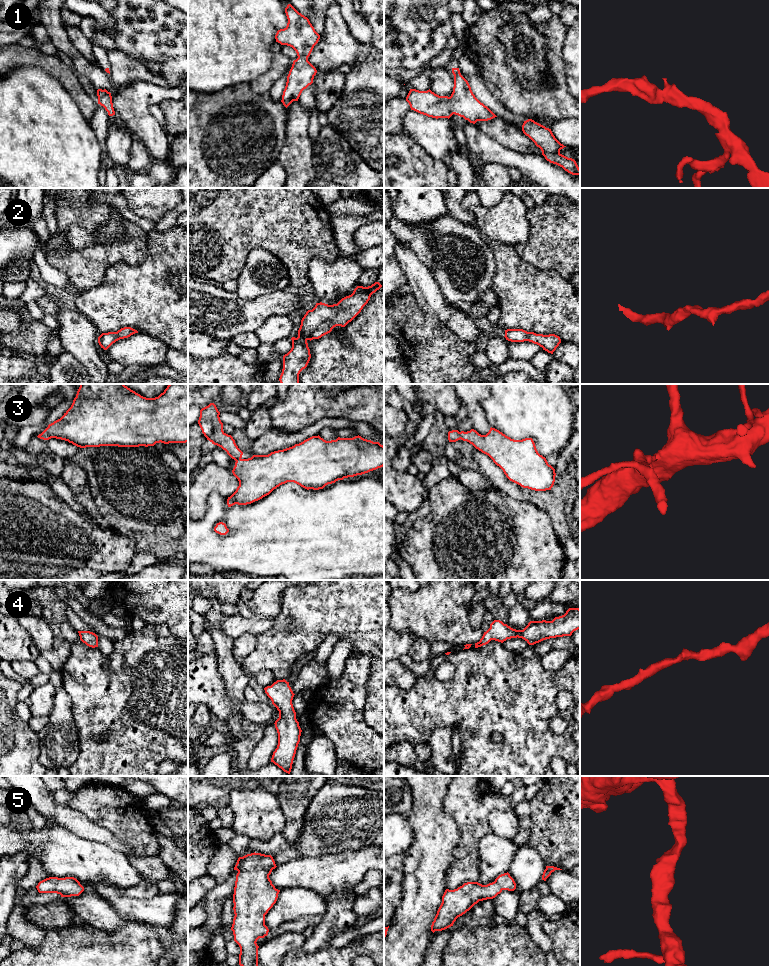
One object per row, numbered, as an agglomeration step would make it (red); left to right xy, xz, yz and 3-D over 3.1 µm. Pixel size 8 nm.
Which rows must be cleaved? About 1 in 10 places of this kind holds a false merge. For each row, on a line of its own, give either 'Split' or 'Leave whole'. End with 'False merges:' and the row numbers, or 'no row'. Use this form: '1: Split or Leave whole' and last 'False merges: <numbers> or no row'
1: Leave whole
2: Leave whole
3: Leave whole
4: Leave whole
5: Leave whole
False merges: no row

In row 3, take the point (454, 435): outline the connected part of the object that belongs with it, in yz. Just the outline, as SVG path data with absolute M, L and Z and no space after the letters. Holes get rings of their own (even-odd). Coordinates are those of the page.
M492 427L486 435L474 429L448 432L449 442L460 439L488 455L510 481L521 487L535 491L551 490L553 487L555 469L538 453L532 438L514 440Z

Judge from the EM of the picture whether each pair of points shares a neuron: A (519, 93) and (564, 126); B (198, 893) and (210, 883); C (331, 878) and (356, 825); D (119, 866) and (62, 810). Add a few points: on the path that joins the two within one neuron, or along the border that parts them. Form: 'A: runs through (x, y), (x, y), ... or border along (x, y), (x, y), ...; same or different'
A: border along (569, 116), (556, 120); different
B: runs through (201, 890), (207, 884); same
C: border along (367, 846), (321, 855); different
D: border along (71, 832), (85, 839), (105, 843), (115, 849); different

